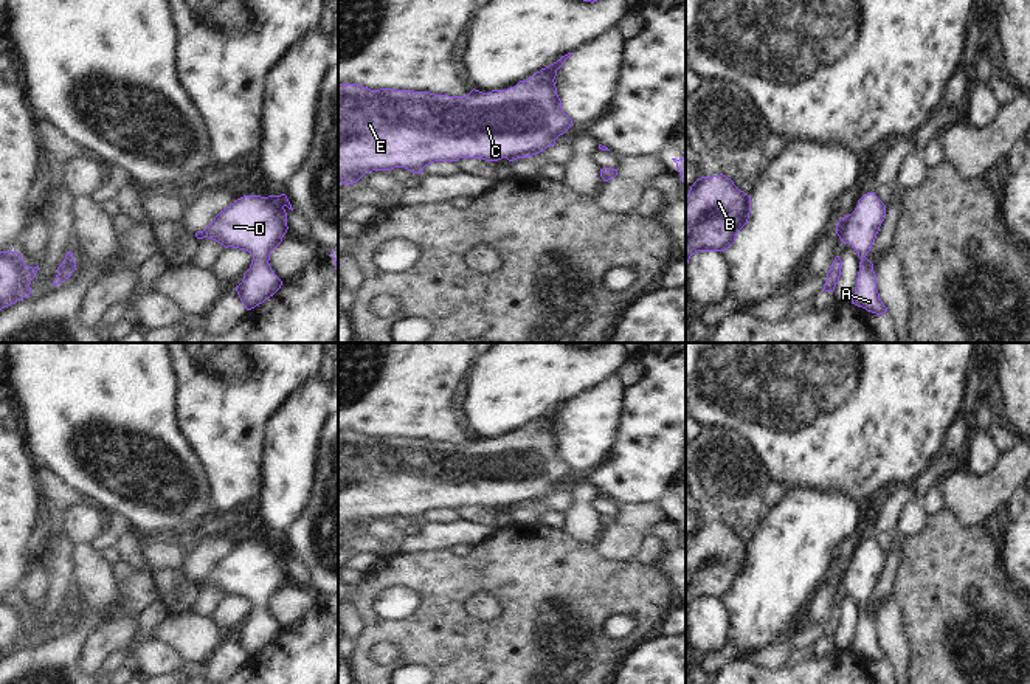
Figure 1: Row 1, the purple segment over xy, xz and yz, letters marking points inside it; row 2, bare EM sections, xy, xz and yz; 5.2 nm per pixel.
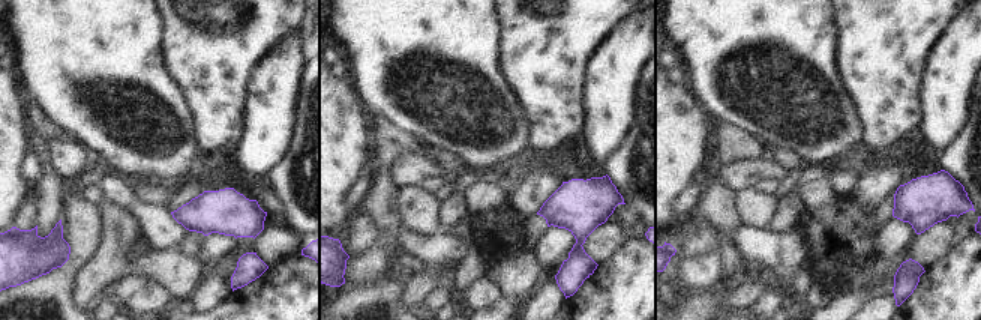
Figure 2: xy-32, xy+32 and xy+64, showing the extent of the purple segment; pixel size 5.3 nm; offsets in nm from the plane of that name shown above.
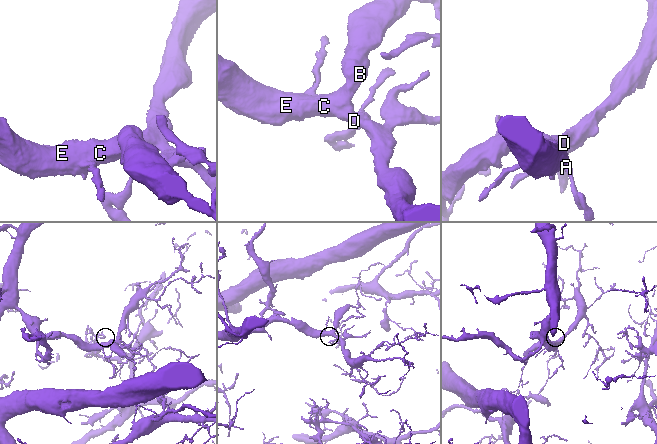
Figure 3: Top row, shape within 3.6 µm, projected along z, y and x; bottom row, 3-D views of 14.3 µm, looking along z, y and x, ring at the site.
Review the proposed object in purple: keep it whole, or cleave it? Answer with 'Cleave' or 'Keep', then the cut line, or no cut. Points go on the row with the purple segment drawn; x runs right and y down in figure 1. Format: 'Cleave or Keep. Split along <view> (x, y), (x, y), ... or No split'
Keep. No split.

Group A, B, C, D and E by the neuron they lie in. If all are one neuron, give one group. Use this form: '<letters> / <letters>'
A B C D E

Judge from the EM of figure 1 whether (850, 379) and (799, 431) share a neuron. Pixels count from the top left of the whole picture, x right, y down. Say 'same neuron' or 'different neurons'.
same neuron

